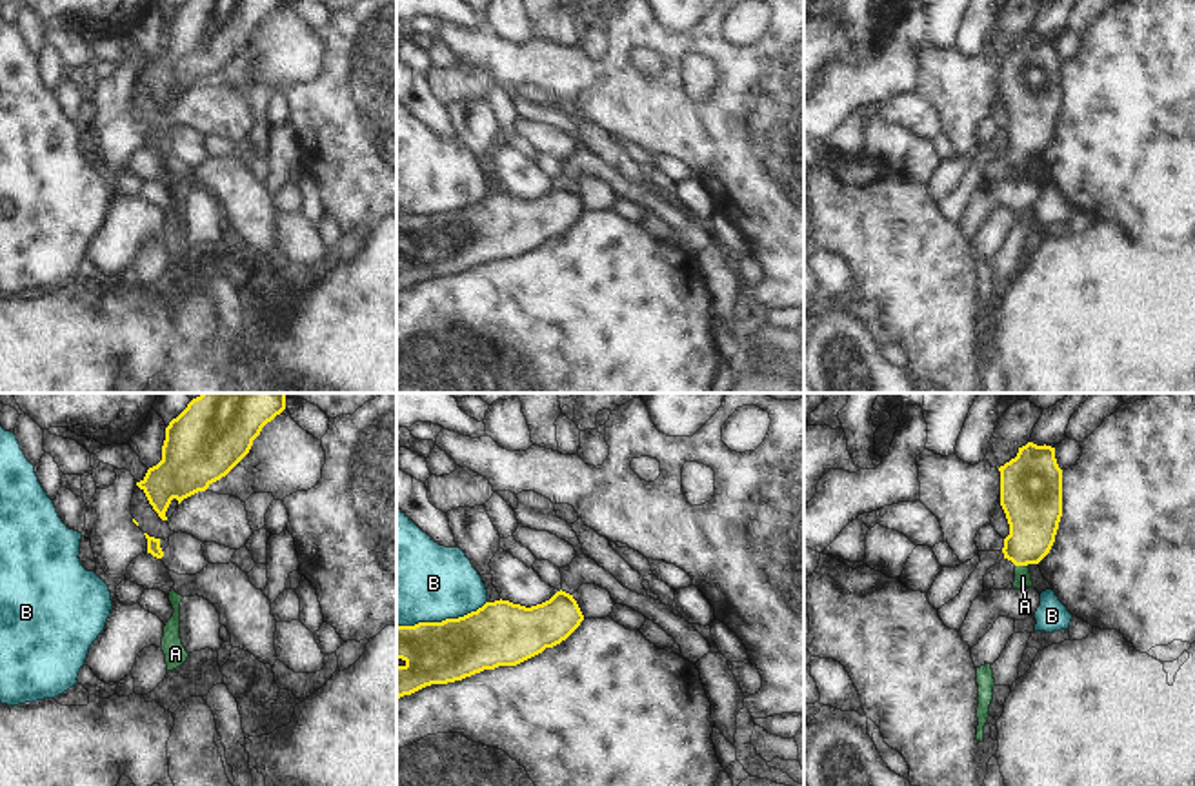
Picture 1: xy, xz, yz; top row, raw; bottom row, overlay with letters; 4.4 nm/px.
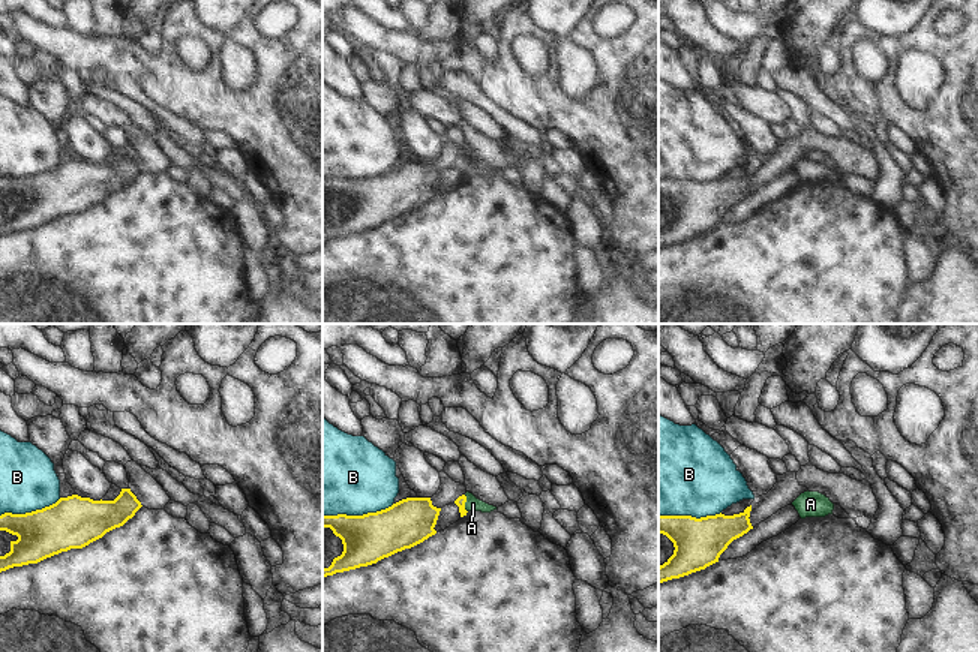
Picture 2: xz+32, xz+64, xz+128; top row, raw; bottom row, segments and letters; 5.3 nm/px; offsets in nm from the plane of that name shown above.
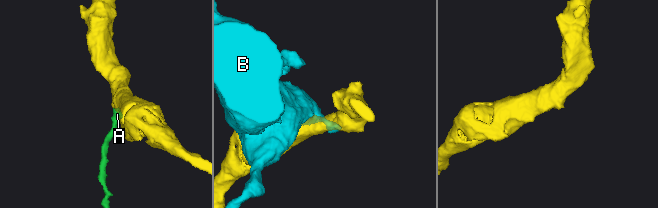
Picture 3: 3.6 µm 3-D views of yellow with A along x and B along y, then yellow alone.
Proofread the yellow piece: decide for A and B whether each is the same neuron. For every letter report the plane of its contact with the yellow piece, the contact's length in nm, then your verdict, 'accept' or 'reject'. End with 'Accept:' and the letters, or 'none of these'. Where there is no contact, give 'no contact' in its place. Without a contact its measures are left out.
A: yz | 60 nm | reject
B: xz | 420 nm | reject
Accept: none of these

